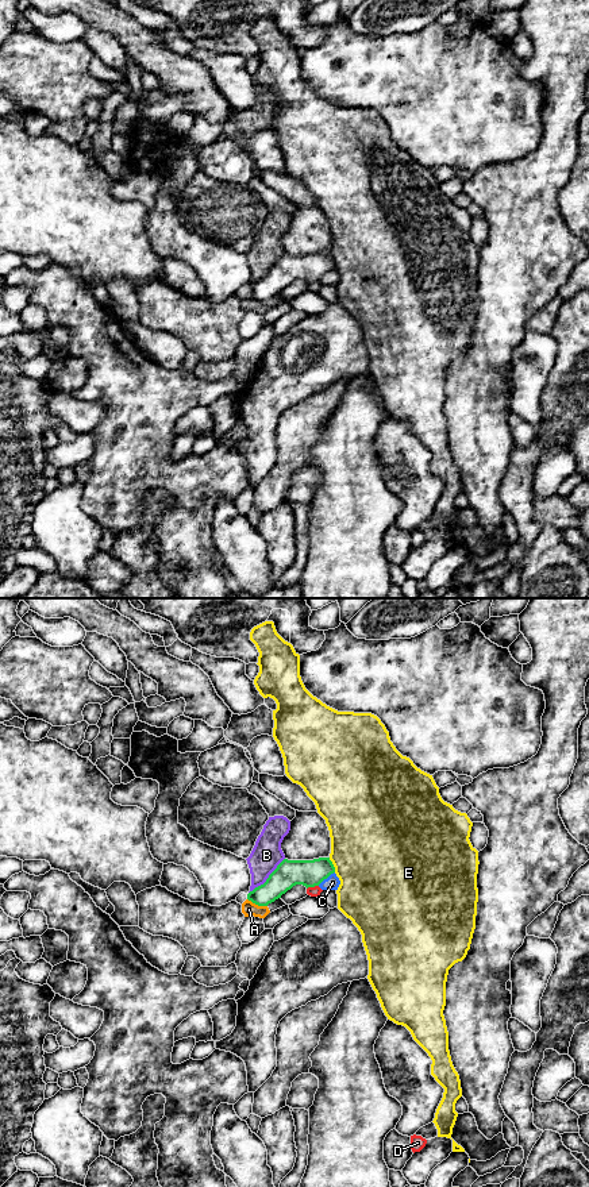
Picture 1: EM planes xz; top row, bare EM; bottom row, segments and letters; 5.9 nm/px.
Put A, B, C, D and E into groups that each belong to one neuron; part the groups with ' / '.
A / B / C / D / E

